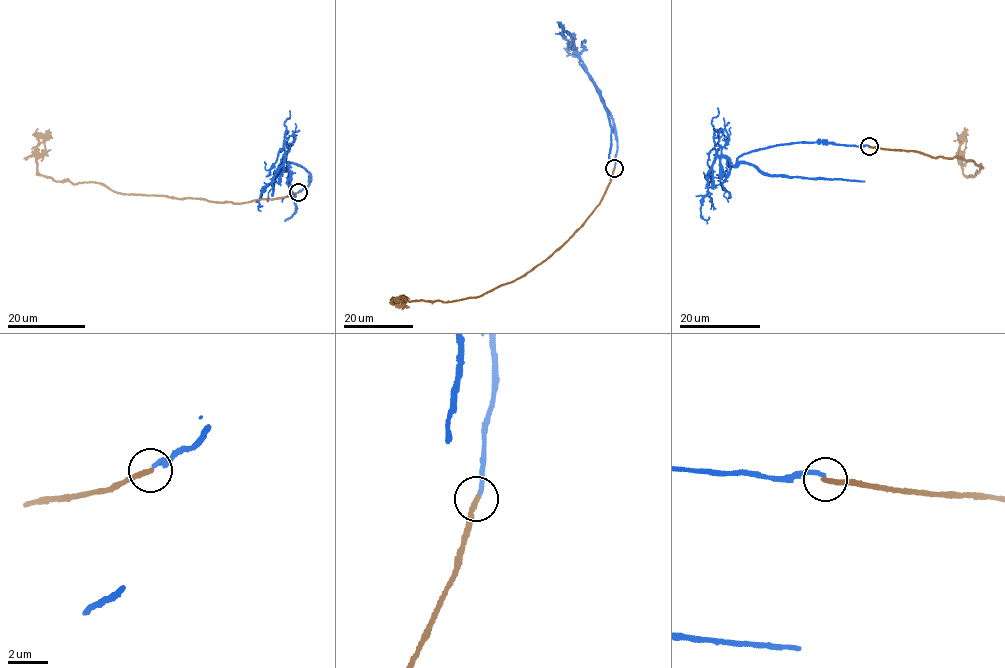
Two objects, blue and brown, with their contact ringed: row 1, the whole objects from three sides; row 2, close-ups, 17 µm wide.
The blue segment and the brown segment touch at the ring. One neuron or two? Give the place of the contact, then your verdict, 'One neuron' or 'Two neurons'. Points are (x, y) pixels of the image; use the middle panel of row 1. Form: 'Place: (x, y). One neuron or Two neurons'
Place: (614, 168). Two neurons

